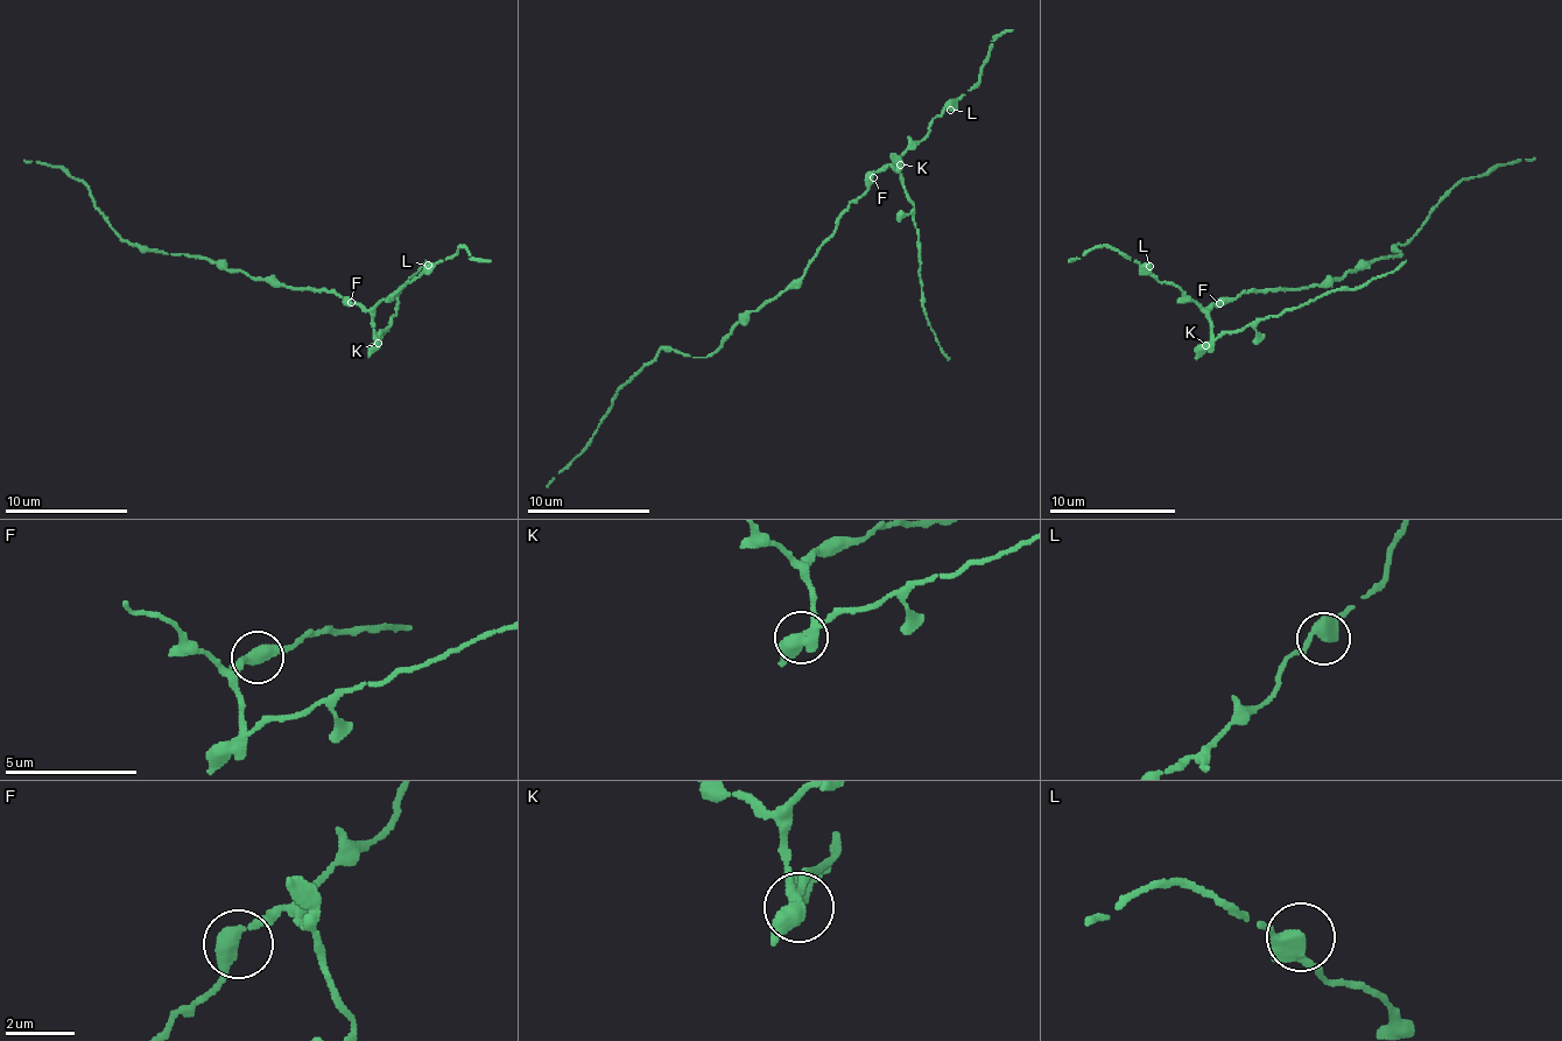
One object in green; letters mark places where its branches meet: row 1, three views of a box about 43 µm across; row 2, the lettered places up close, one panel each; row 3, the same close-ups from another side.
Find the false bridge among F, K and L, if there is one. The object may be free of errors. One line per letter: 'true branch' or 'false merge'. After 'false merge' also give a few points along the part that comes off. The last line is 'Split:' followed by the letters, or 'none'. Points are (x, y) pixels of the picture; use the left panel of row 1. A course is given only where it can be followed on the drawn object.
F: true branch
K: false merge | (378, 343), (396, 311), (400, 290), (424, 259)
L: true branch
Split: K

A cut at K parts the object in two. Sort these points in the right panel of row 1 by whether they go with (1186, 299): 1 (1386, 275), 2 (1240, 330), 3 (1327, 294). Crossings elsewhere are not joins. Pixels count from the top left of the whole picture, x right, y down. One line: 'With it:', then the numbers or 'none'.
With it: none

